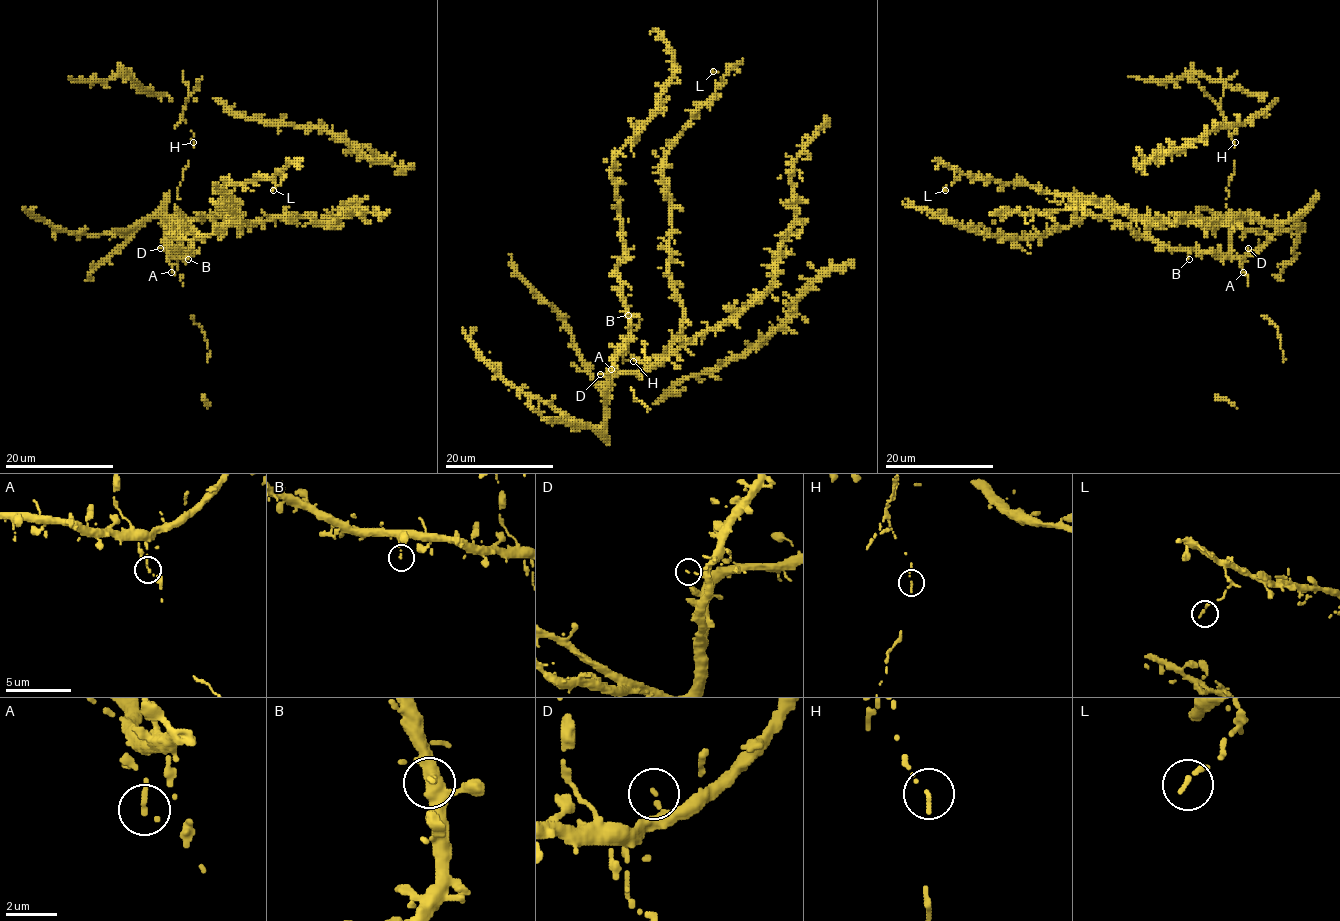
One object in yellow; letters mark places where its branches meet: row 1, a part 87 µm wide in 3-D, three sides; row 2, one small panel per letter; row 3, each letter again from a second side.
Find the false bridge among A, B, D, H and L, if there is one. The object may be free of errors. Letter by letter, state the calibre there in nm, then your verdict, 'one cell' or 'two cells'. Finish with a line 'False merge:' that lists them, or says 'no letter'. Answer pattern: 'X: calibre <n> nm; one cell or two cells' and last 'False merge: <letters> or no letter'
A: calibre 240 nm; one cell
B: calibre 170 nm; one cell
D: calibre 160 nm; one cell
H: calibre 160 nm; two cells
L: calibre 240 nm; one cell
False merge: H

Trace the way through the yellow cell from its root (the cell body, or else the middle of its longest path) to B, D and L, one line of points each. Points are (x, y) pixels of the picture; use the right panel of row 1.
B: (1229, 220), (1231, 250), (1227, 254), (1189, 251), (1189, 259)
D: (1229, 220), (1231, 247), (1239, 255), (1247, 255), (1248, 248)
L: (1229, 220), (1239, 255), (1276, 229), (1254, 219), (1136, 219), (1100, 199), (956, 171), (945, 190)

